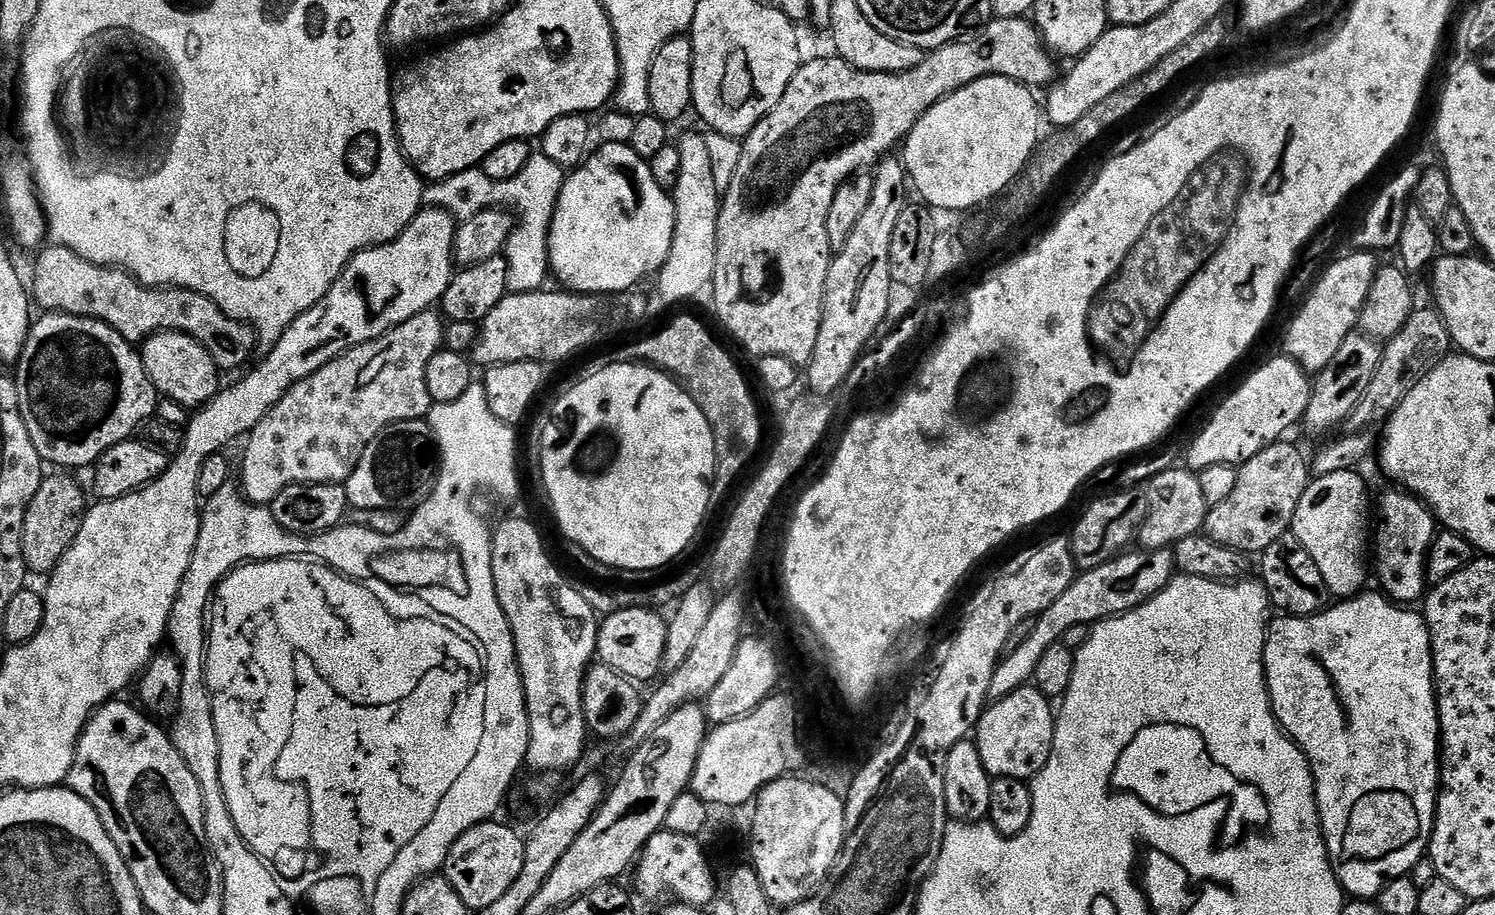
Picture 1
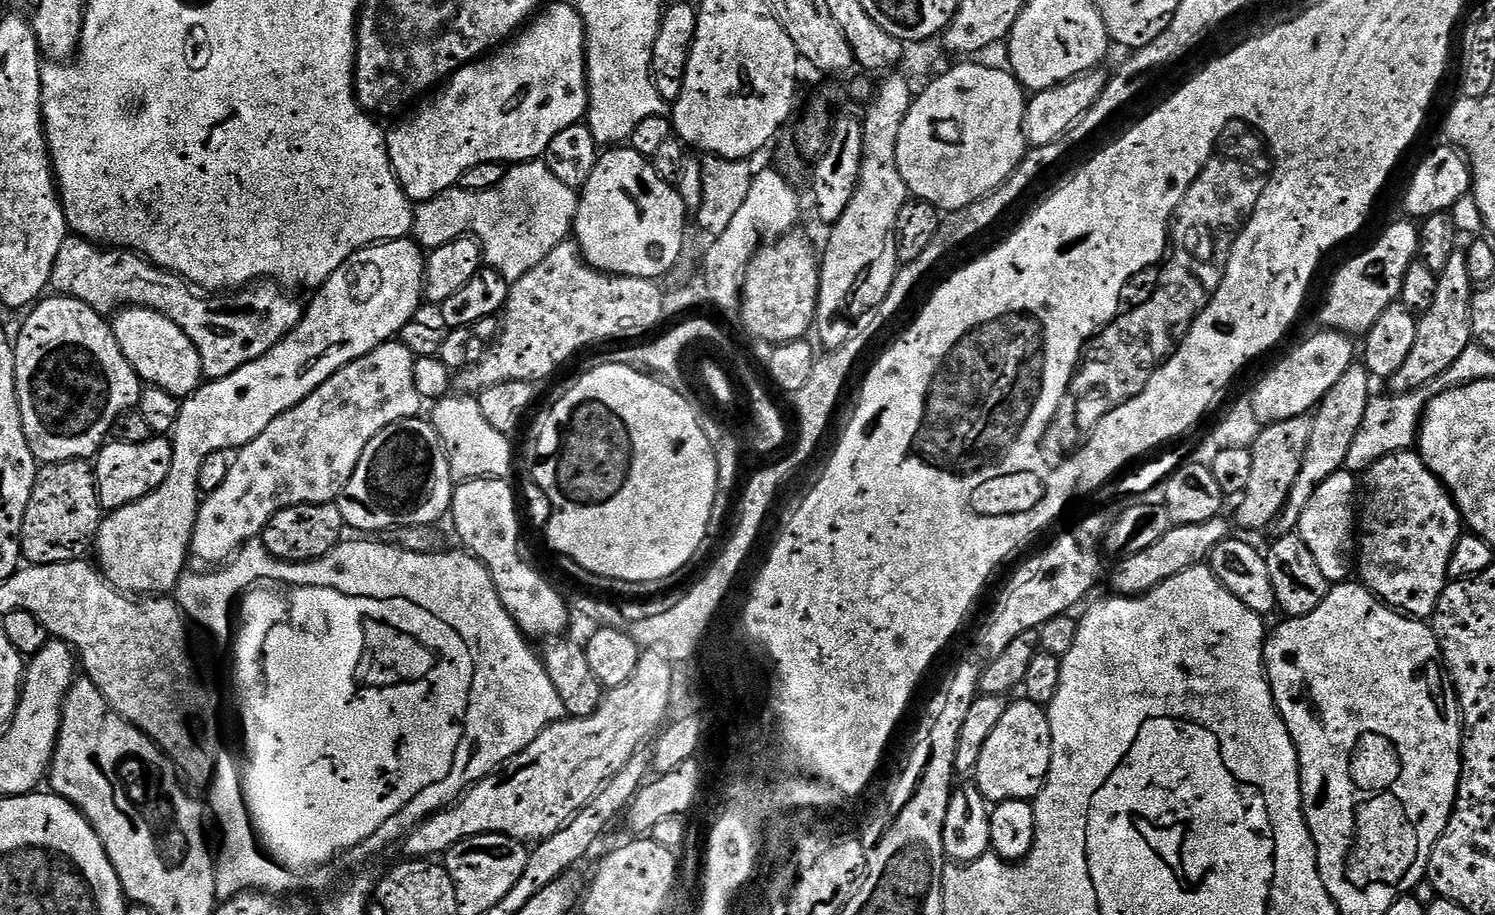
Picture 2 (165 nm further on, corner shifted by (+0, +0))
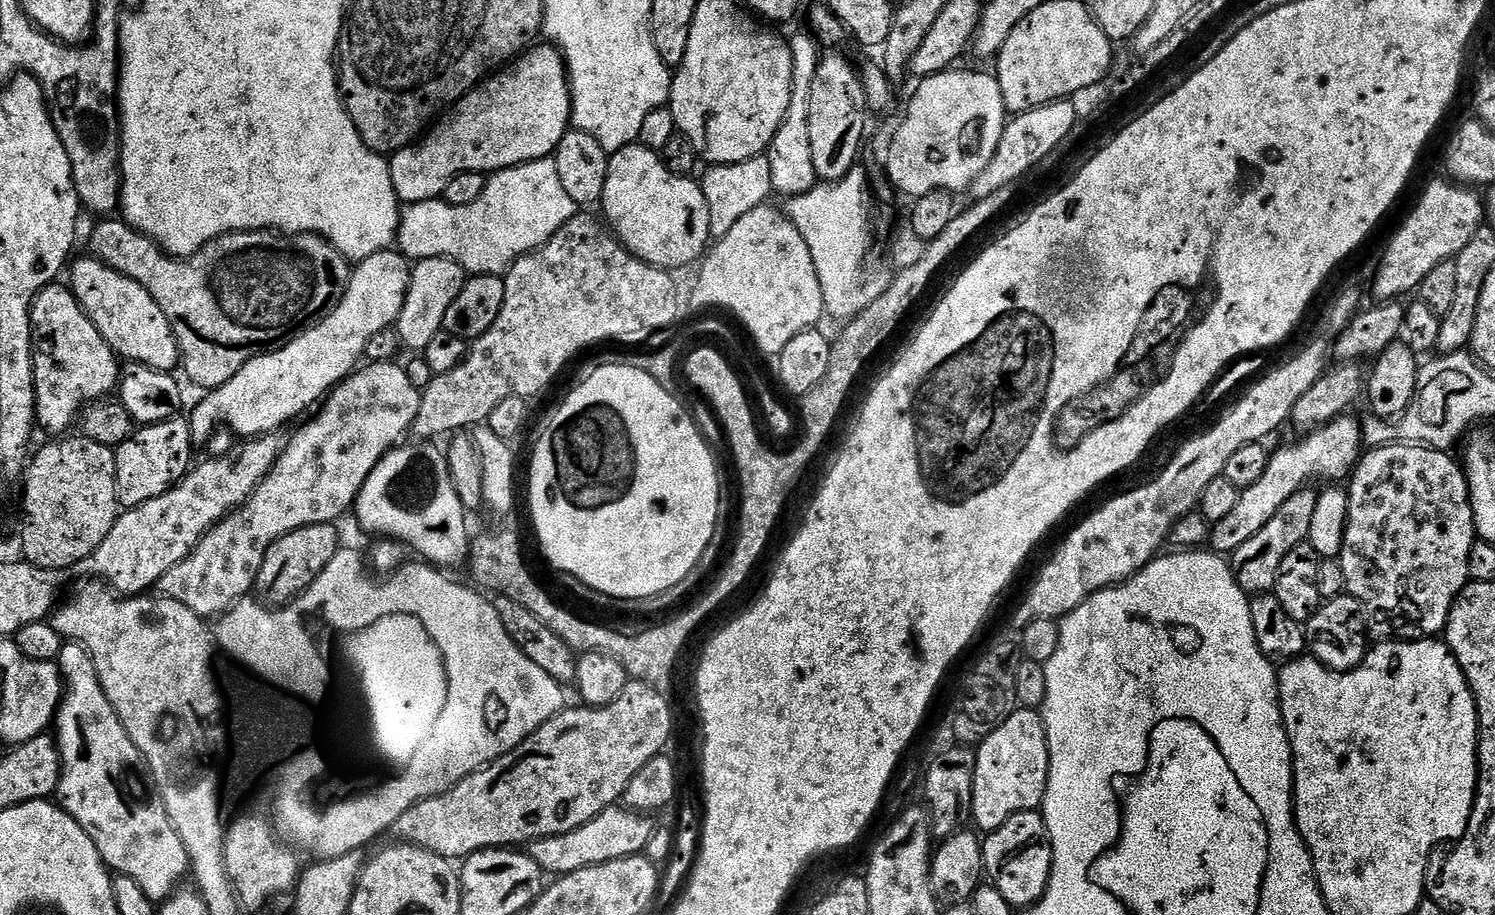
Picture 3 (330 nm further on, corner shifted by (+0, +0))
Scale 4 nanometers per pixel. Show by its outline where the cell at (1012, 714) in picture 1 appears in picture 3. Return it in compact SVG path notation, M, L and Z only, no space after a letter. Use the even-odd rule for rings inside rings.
M1017 707L998 730L985 736L975 754L971 823L981 833L998 830L1014 814L1034 812L1043 805L1048 785L1048 735L1039 711Z

